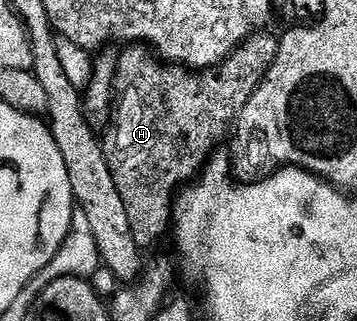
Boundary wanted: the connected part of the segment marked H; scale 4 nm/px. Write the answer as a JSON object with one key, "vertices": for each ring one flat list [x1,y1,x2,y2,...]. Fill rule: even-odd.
{"vertices":[[254,32,250,34,244,43,238,46,224,62,219,63,218,66,210,66,207,70,191,70,184,66,170,64,158,57,150,47,144,44,129,44,122,49,125,51,122,52,121,58,118,57,116,59,115,122,117,118,117,127,113,130,113,150,111,146,108,155,111,176,115,176,115,188,119,188,119,196,123,196,123,204,127,208,127,216,131,219,131,230,135,235,135,244,139,244,143,248,149,248,149,246,155,245,164,234,168,235,170,233,175,199,178,197,179,191,186,184,192,183,200,175,201,171,205,169,211,155,220,147,217,145,224,140,225,133,228,130,230,133,231,127,240,119,241,109,247,104,247,100,251,100,251,96,257,91,259,84,267,76,271,64,275,64,278,39,276,37,272,38,271,35,265,33,269,32]]}

